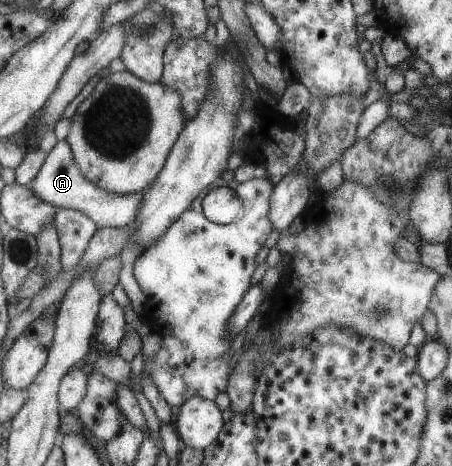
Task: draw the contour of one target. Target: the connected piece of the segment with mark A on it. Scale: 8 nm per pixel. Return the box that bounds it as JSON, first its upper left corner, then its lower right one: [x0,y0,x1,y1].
[28,141,149,228]

